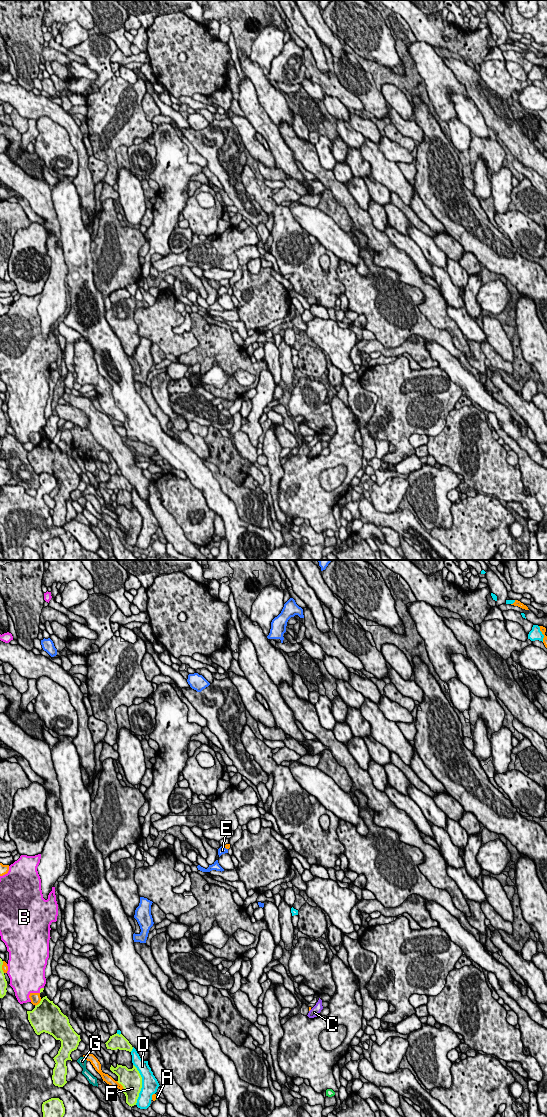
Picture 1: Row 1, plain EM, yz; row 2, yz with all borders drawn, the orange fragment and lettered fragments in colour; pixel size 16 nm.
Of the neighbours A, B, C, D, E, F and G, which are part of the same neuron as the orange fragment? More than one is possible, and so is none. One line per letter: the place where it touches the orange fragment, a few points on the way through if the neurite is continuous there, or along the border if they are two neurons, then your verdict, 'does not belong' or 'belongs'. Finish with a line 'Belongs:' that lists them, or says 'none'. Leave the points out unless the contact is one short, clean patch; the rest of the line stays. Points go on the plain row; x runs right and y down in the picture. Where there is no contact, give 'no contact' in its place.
A: meets orange in yz at (156, 536); runs through yz (154, 536), (156, 536), (157, 537); belongs
B: meets orange in yz at (31, 433); does not belong
C: no contact; does not belong
D: meets orange in yz at (542, 73); does not belong
E: meets orange in yz at (226, 288); does not belong
F: meets orange in yz at (122, 526); does not belong
G: meets orange in yz at (85, 498); does not belong
Belongs: A

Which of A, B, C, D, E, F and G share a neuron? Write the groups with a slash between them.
A / B / C / D / E / F / G

